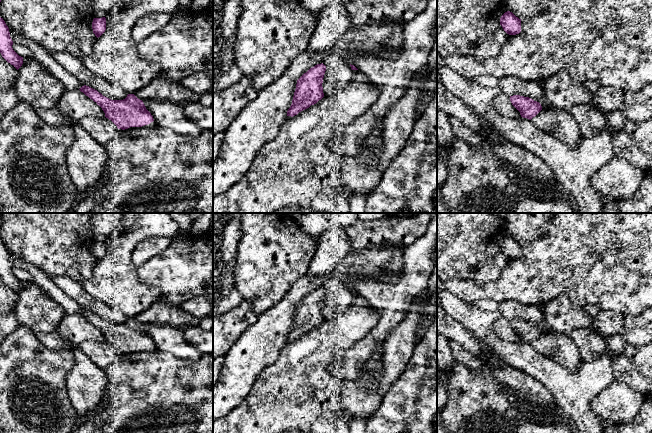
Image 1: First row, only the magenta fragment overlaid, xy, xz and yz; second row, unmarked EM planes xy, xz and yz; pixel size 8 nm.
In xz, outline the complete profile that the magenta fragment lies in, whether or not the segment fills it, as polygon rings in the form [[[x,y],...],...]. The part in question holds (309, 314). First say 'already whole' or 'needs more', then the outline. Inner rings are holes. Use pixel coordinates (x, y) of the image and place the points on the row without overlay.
already whole; [[[323,287],[317,288],[297,304],[292,328],[287,335],[287,340],[297,339],[324,321],[322,307],[325,295],[326,290]]]

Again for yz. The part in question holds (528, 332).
already whole; [[[513,319],[510,320],[510,325],[512,329],[520,336],[521,341],[529,344],[535,341],[542,334],[541,328],[529,321]]]

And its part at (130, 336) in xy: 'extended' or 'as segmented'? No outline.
extended

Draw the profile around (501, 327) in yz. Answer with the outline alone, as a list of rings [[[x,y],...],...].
[[[500,316],[493,323],[493,332],[496,336],[504,341],[518,342],[520,336],[512,329],[510,320]]]

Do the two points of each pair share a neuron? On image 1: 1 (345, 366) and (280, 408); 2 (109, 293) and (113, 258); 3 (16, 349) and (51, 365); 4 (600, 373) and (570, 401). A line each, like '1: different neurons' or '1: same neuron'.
1: different neurons
2: same neuron
3: same neuron
4: same neuron

